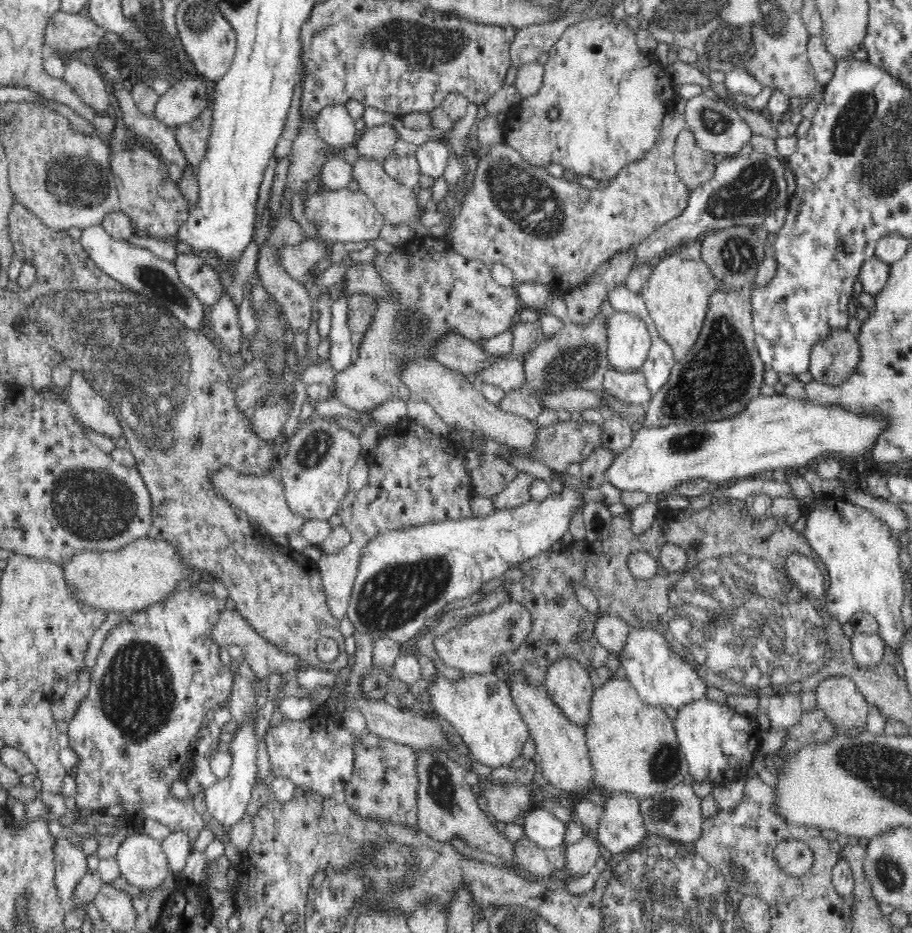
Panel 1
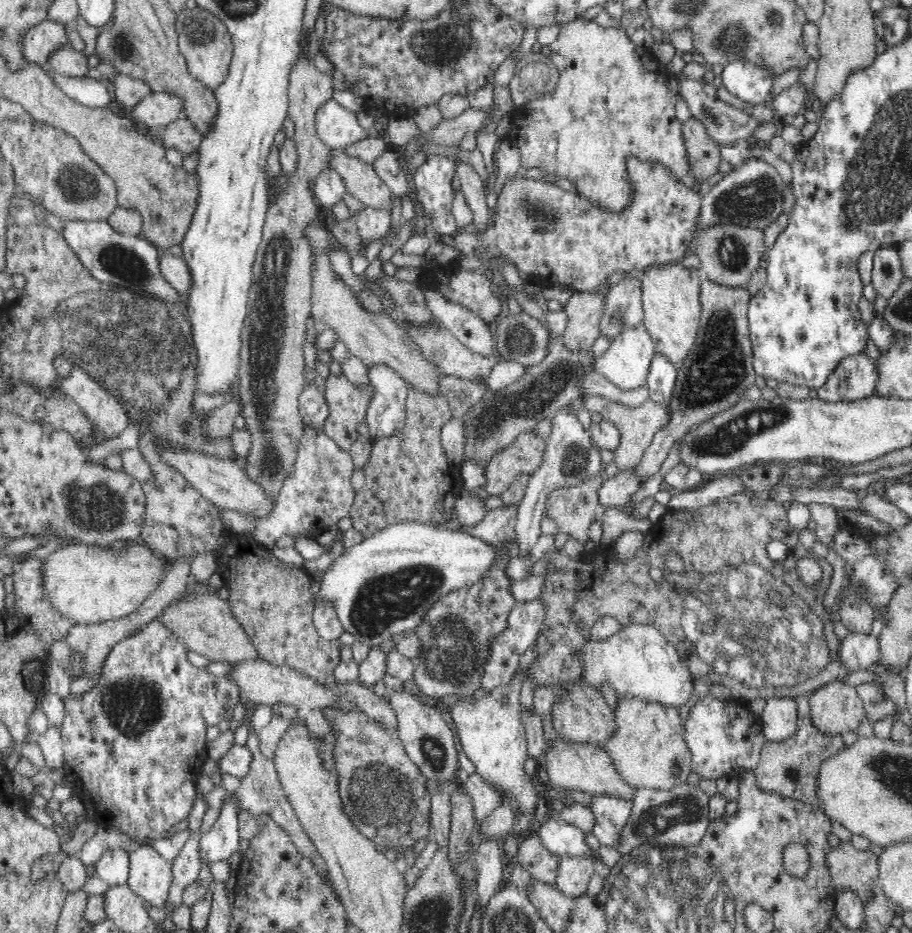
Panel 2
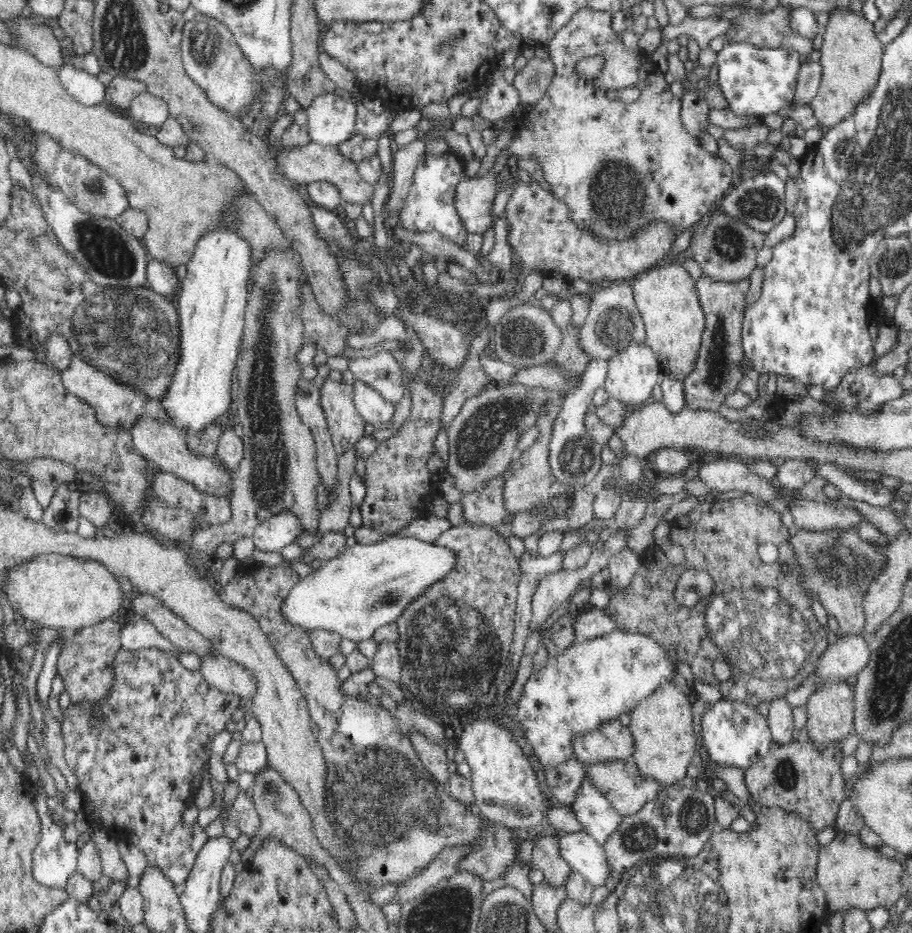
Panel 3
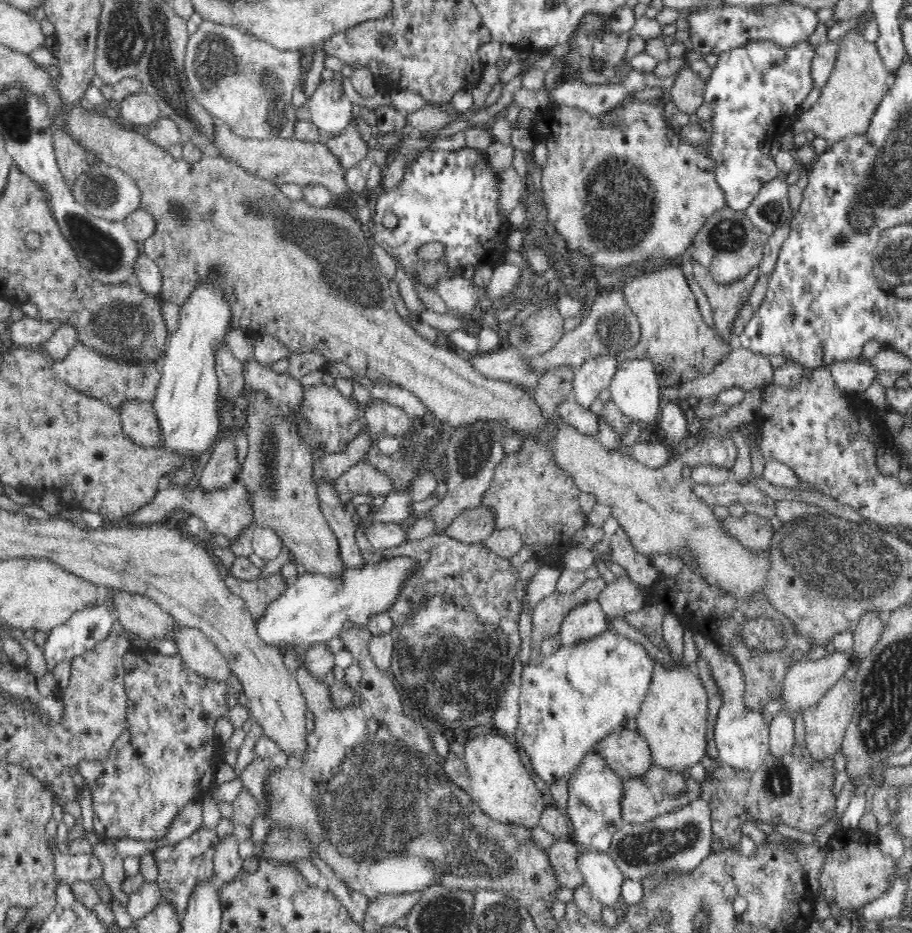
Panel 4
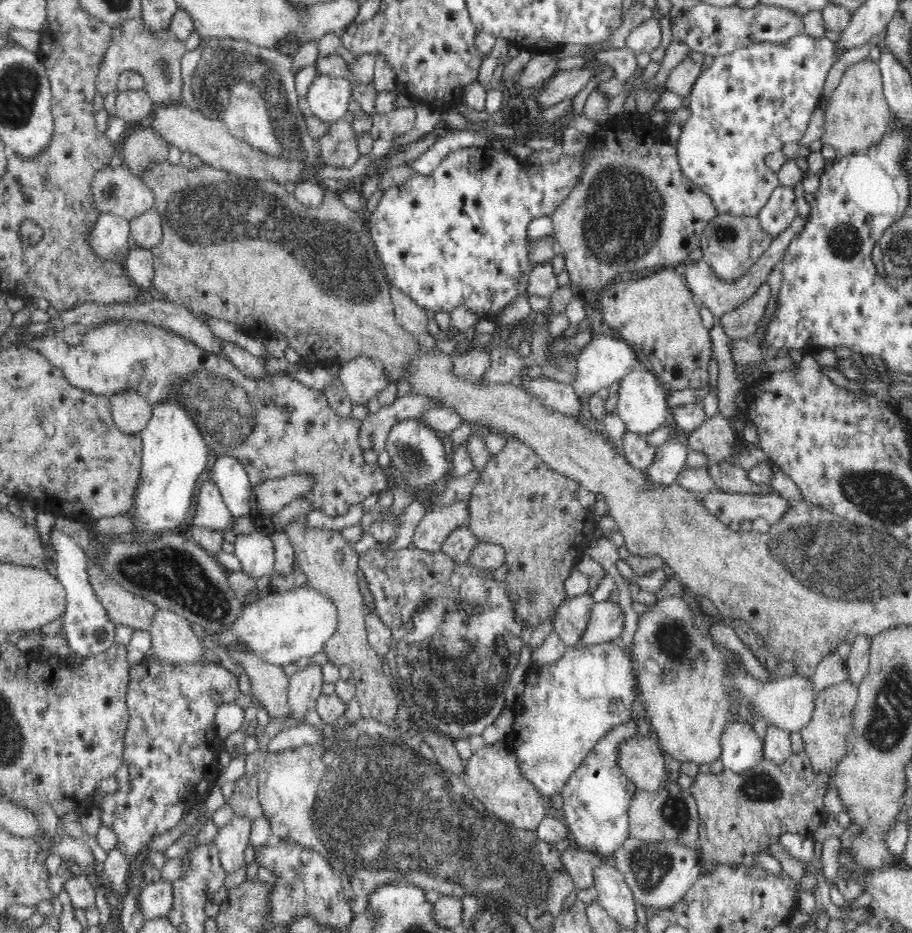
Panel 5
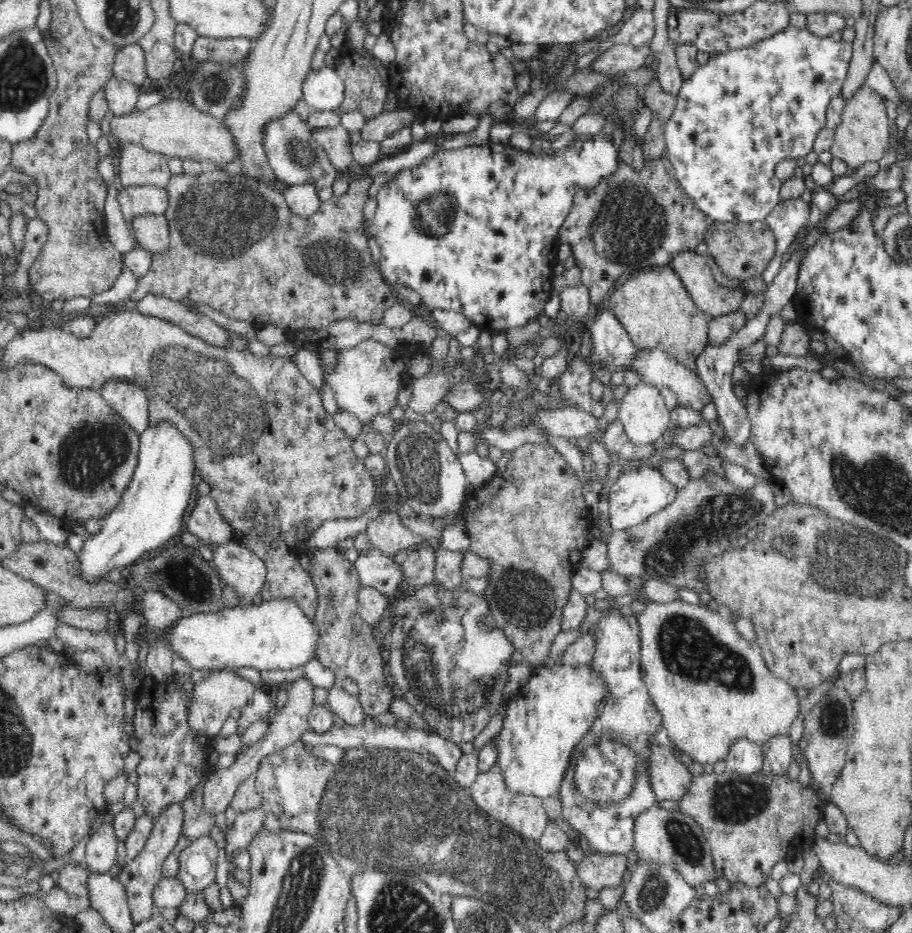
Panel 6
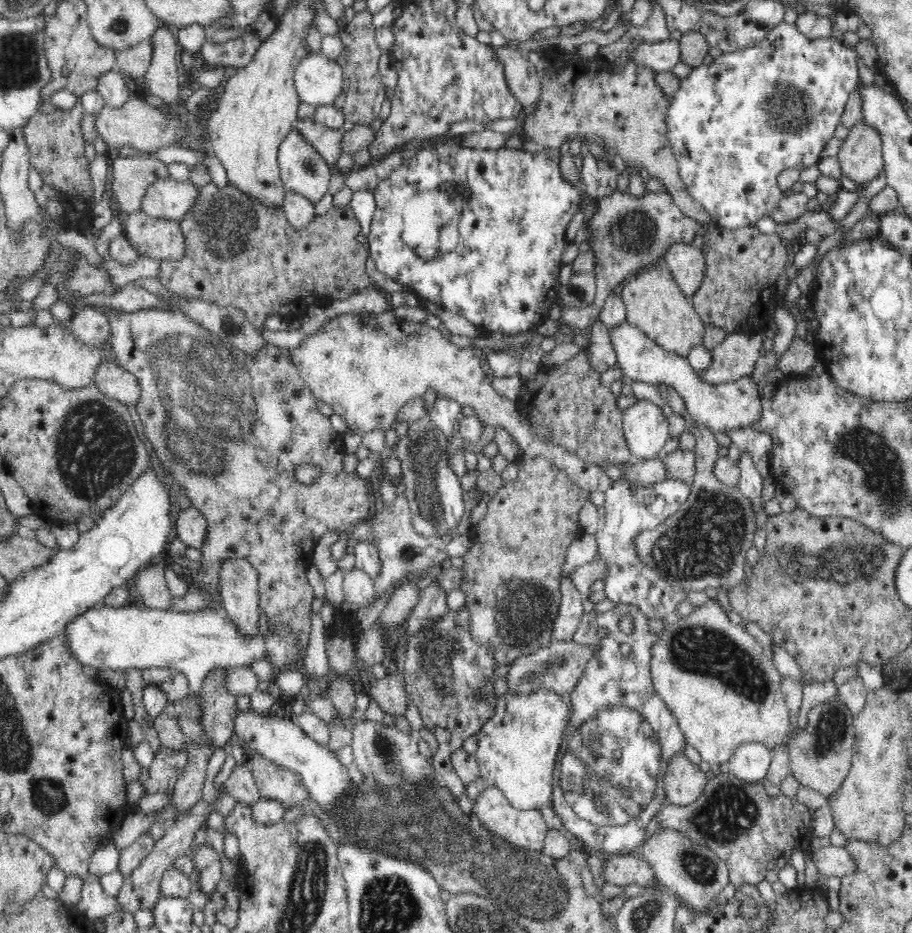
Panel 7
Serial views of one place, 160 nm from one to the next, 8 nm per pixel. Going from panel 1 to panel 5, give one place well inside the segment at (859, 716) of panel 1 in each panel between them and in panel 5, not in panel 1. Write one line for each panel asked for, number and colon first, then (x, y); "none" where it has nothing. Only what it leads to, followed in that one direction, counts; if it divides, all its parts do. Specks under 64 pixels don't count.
2: (836, 707)
3: (830, 711)
4: (826, 722)
5: (824, 736)

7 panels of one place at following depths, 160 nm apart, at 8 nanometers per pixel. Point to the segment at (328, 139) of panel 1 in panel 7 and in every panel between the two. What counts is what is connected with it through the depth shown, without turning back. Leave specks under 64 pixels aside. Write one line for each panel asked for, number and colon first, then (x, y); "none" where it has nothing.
2: (336, 126)
3: (331, 117)
4: (330, 108)
5: (328, 96)
6: (323, 89)
7: (318, 79)

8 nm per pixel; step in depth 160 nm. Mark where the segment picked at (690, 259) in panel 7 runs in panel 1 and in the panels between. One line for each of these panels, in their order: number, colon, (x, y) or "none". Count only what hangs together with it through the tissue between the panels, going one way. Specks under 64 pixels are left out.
1: (722, 373)
2: (717, 371)
3: (717, 373)
4: (726, 299)
5: (719, 296)
6: (715, 300)

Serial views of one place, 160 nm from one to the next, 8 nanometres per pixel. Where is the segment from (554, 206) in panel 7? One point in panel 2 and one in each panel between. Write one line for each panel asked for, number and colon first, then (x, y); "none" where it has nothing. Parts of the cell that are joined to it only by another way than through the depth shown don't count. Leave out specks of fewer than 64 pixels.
2: (433, 180)
3: (430, 206)
4: (452, 198)
5: (457, 238)
6: (475, 230)

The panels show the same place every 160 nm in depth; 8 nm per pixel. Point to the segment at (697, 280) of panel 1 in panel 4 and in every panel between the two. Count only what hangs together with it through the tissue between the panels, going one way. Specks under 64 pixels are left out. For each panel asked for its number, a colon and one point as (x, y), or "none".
2: (671, 306)
3: (666, 297)
4: (674, 337)

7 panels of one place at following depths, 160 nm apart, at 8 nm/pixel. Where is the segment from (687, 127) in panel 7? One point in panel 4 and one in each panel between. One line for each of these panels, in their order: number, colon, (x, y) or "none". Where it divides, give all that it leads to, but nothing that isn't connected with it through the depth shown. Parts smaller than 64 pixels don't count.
4: (755, 92)
5: (751, 102)
6: (736, 117)

